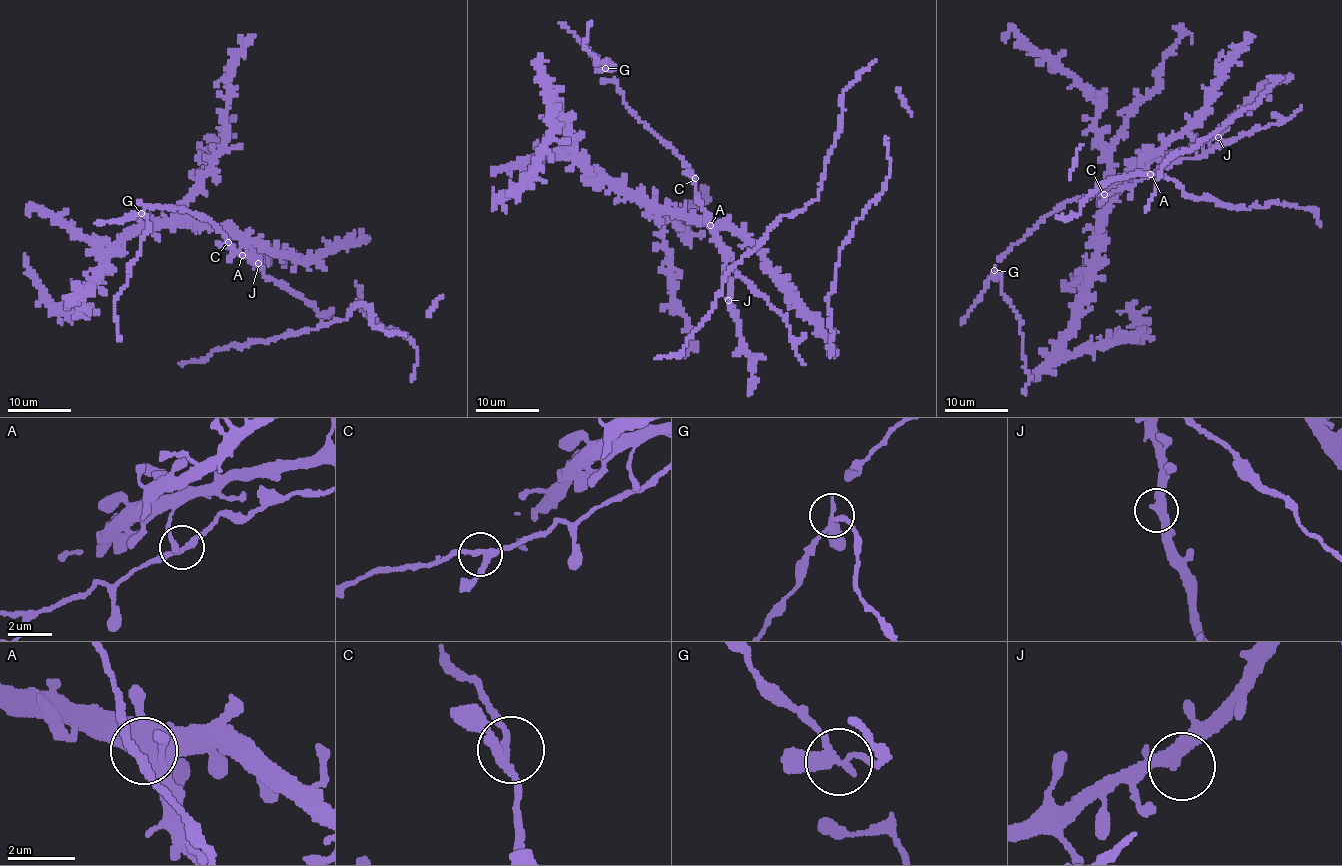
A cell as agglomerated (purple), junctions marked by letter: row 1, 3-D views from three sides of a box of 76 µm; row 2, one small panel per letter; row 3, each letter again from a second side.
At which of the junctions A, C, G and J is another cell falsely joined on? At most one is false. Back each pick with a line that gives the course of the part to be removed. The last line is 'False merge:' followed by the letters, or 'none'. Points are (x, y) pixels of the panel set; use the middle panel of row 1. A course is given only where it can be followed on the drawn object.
G: course (606, 68), (586, 45), (558, 22)
False merge: G

